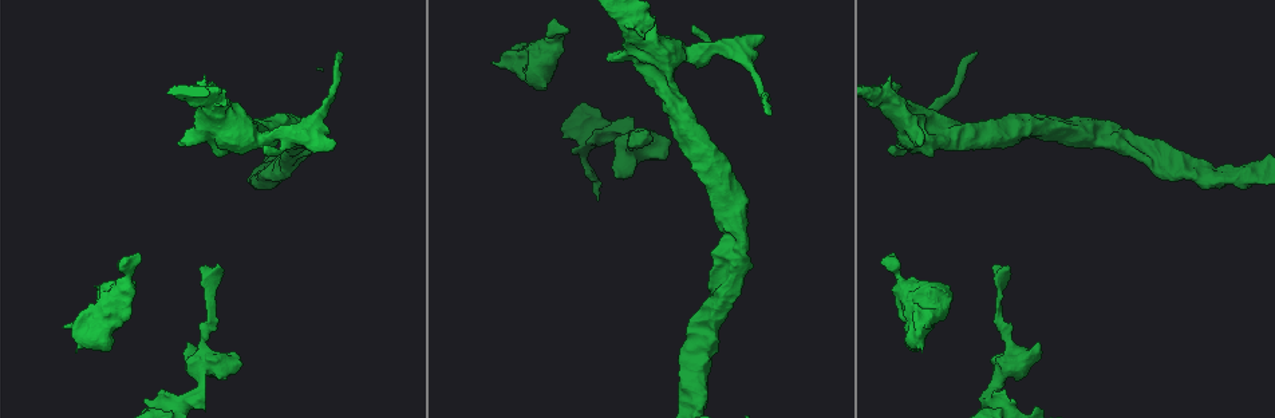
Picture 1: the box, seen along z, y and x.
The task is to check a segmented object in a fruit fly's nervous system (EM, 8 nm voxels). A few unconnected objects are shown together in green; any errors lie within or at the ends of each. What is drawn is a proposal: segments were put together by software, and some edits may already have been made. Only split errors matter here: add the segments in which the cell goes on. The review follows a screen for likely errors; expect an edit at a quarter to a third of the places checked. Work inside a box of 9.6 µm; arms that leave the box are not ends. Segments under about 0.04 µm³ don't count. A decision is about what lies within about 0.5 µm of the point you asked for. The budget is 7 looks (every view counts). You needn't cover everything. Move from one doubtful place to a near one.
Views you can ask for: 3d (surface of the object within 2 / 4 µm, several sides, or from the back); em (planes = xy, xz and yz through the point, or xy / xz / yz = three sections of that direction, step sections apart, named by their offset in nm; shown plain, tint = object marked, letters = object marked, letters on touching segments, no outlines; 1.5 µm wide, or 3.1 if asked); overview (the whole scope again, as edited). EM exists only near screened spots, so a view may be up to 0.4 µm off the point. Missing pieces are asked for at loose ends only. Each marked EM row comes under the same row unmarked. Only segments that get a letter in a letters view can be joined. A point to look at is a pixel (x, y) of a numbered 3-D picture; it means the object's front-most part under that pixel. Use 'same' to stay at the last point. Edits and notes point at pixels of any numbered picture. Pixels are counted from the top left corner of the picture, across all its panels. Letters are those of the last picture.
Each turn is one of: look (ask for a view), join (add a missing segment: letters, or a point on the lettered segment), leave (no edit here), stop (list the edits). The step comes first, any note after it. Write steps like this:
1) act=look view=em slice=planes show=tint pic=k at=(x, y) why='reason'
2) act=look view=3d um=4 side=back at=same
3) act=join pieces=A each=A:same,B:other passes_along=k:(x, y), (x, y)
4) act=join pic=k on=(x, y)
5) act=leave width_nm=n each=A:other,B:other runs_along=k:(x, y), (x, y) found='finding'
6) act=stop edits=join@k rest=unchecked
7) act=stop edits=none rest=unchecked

act=look view=em slice=xz step=8 show=letters pic=1 at=(76, 350) why='stops while still wide'

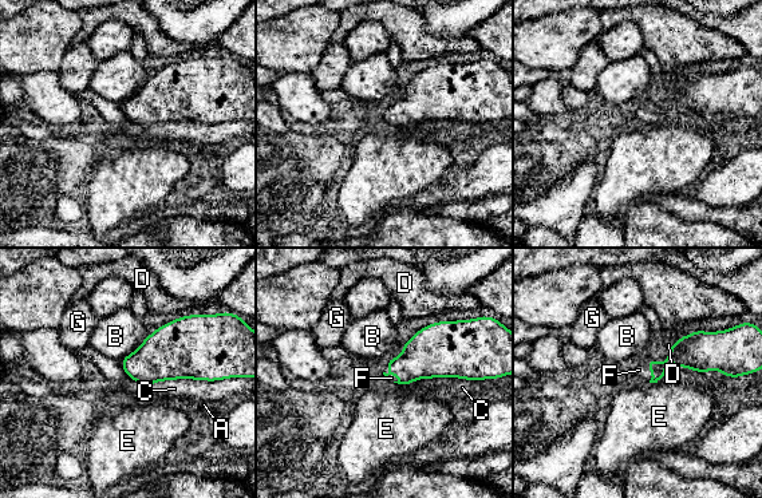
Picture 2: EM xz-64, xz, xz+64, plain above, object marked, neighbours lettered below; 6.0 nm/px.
act=join pieces=F each=A:other,B:other,C:other,D:other,E:other,F:same,G:other passes_along=2:(687, 352), (651, 371), (643, 370) found='the cell continues'

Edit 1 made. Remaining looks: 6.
act=look view=overview

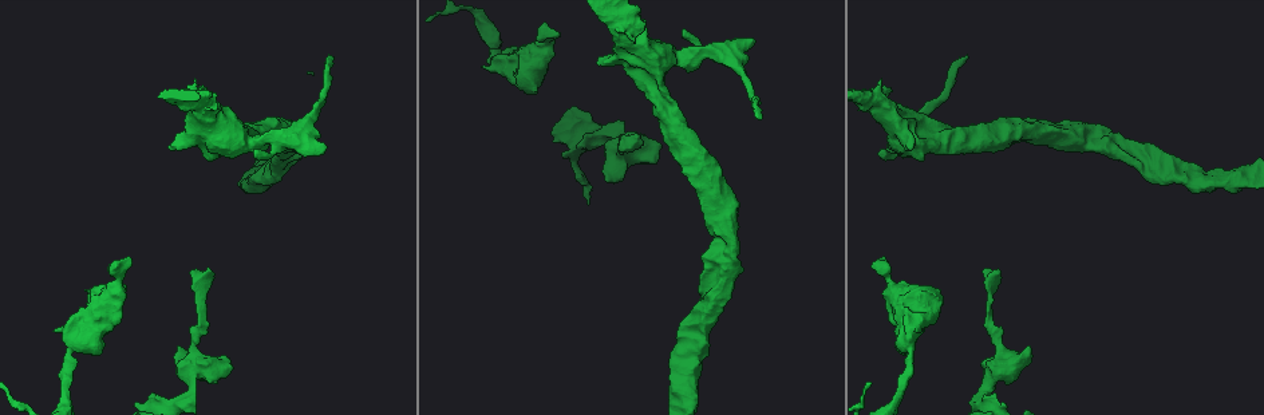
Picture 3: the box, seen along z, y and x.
act=look view=em slice=planes show=letters pic=3 at=(124, 258) why='branch stops here'

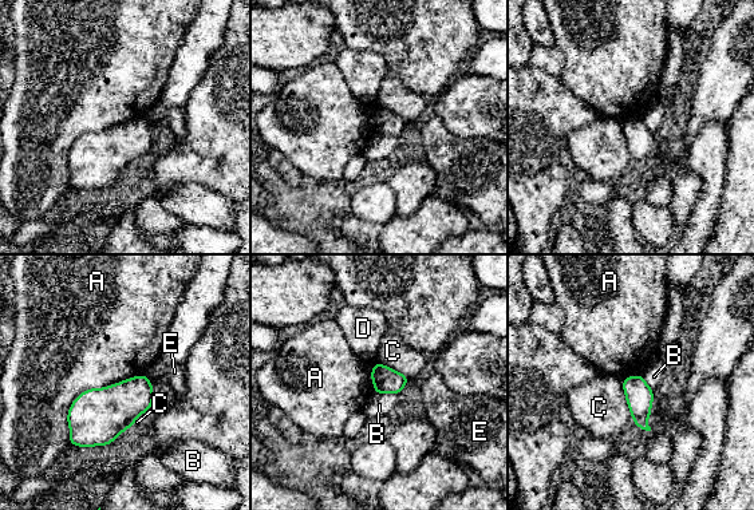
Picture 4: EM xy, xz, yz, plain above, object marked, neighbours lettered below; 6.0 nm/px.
act=leave each=A:other,B:other,C:other,D:other,E:other border=4:(143, 374), (86, 388), (68, 443) found='none of them fits'

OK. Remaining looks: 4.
act=look view=em slice=planes show=letters pic=3 at=(605, 180) why='an open end'

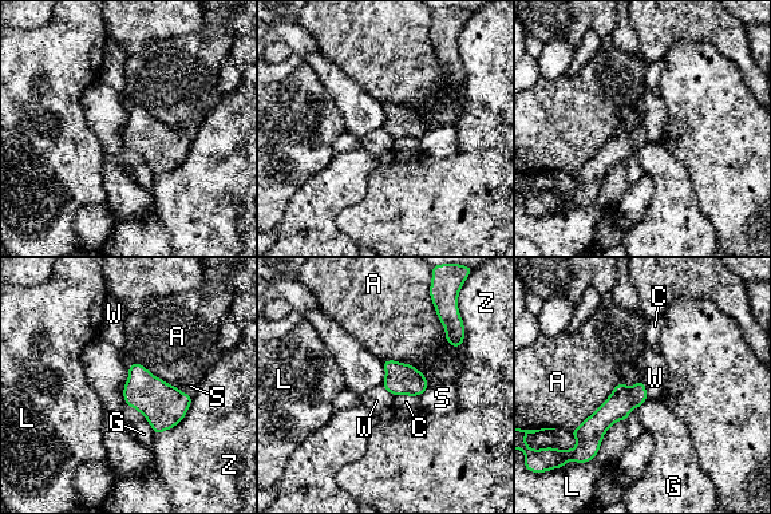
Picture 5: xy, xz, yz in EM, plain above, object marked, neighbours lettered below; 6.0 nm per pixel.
act=leave each=A:other,C:other,G:other,L:other,S:other,W:other,Z:other runs_along=5:(640, 384), (589, 433), (581, 437) found='no lettered segment goes on from it'

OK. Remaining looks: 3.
act=stop edits=join@2 rest=unchecked

